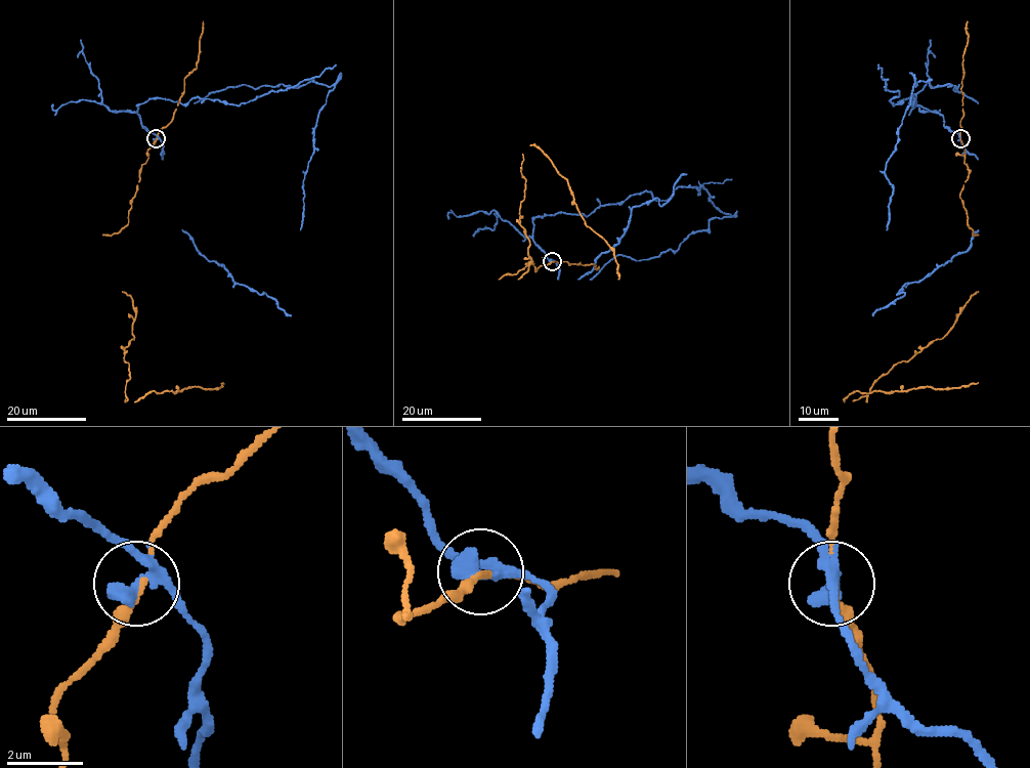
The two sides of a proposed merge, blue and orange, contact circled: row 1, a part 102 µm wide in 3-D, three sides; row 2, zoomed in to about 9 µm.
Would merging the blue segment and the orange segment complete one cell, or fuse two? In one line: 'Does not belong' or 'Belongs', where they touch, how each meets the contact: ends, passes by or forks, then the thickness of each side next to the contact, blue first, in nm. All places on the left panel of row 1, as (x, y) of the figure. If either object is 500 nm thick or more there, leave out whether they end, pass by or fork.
Does not belong. Place: (156, 138). At the ring blue passes by. At the ring orange passes by. Thickness 400 nm (blue) against 120 nm

